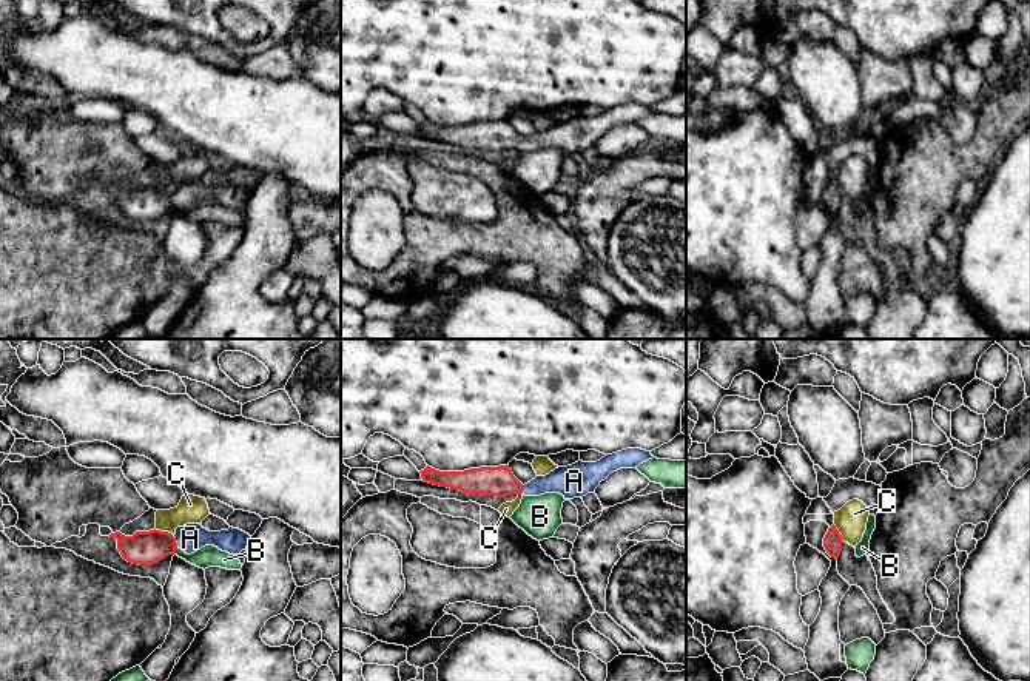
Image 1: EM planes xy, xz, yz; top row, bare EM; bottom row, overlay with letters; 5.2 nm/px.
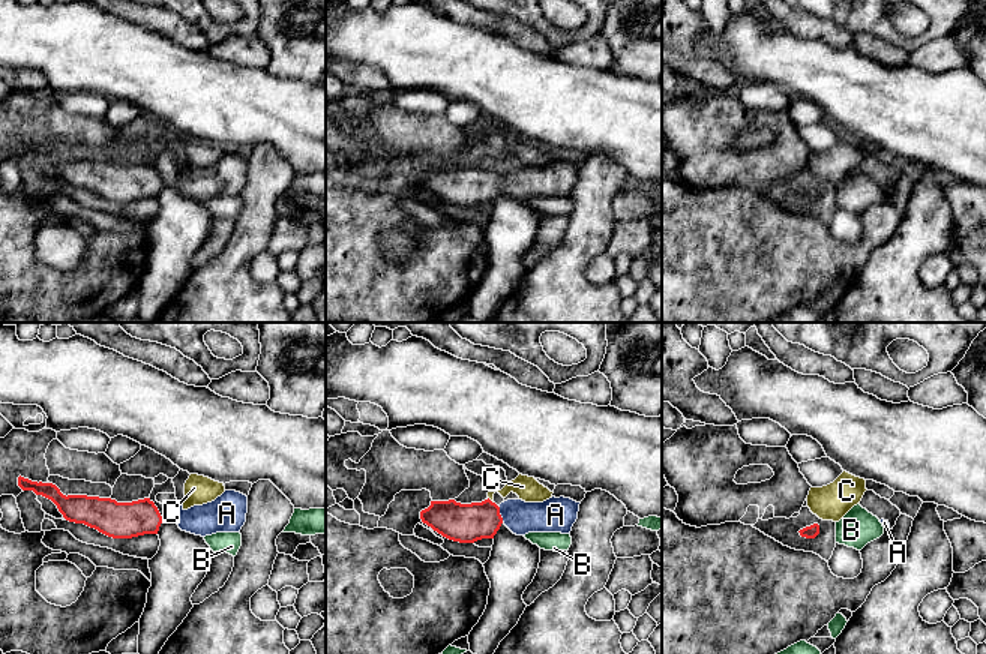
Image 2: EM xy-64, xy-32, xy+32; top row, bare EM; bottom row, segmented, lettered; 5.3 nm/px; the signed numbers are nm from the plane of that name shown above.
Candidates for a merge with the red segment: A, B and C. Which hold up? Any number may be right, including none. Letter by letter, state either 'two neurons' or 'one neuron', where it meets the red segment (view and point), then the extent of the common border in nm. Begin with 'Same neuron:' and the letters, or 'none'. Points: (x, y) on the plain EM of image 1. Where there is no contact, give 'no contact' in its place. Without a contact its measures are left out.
Same neuron: A
A: one neuron | xy (175, 196) | 60 nm
B: two neurons | xy (175, 205) | 40 nm
C: two neurons | xy (164, 187) | 110 nm

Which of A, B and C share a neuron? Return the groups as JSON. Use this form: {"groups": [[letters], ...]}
{"groups": [["A"], ["B"], ["C"]]}

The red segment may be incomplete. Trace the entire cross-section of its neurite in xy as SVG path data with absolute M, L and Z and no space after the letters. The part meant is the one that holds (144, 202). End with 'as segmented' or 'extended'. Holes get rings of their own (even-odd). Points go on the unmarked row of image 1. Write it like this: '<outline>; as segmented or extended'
M200 179L177 182L174 191L154 183L150 186L136 186L133 191L116 186L109 193L117 194L117 205L123 214L139 220L157 219L168 210L174 210L177 202L187 210L205 200L214 200L230 210L239 210L251 194L248 188L239 183L230 182L228 185L210 186Z; extended

